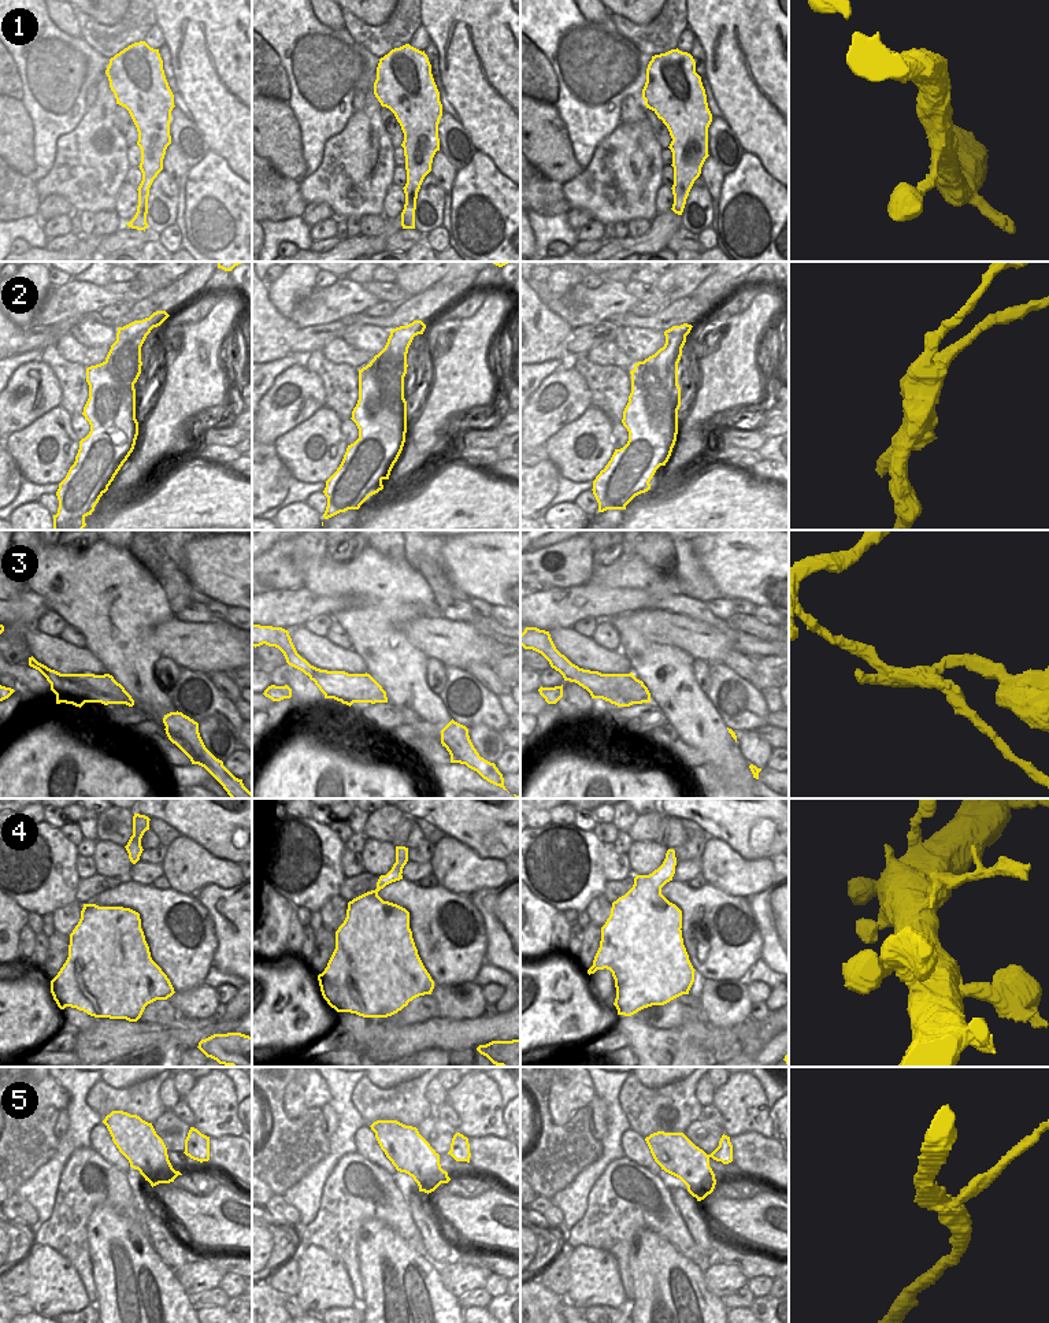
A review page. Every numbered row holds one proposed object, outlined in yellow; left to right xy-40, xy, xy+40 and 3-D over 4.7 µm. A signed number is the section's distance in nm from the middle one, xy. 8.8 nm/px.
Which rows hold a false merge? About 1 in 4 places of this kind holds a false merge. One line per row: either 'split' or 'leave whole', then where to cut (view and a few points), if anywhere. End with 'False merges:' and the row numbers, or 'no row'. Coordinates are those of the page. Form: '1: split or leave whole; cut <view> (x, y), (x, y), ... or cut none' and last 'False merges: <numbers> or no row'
1: leave whole; cut none
2: split; cut xy+40 (632, 375), (649, 421), (670, 426), (664, 463)
3: split; cut xy-40 (102, 701), (99, 693), (82, 700), (76, 692), (71, 703)
4: split; cut xy+40 (664, 859), (674, 866)
5: split; cut xy+40 (719, 1145), (719, 1157), (722, 1160)
False merges: 2, 3, 4, 5

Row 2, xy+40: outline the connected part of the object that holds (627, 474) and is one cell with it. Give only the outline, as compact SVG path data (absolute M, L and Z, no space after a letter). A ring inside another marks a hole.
M634 377L622 423L629 431L629 441L615 449L605 468L593 481L598 512L626 509L635 496L648 492L656 470L666 466L660 456L661 446L672 442L671 425L650 423L645 394Z

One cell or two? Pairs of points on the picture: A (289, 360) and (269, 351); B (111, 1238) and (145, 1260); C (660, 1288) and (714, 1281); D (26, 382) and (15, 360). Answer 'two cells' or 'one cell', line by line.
A: two cells
B: one cell
C: two cells
D: two cells

